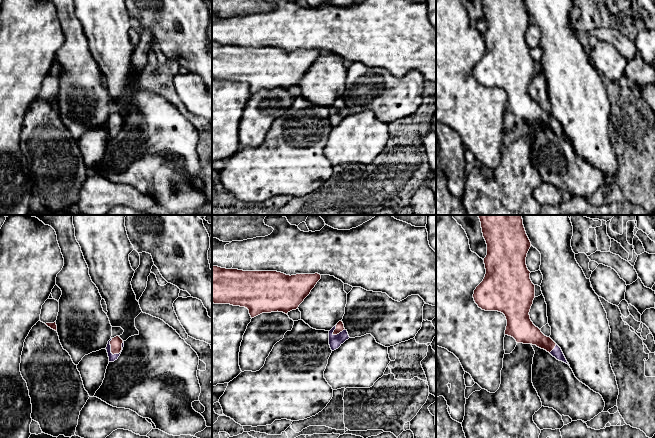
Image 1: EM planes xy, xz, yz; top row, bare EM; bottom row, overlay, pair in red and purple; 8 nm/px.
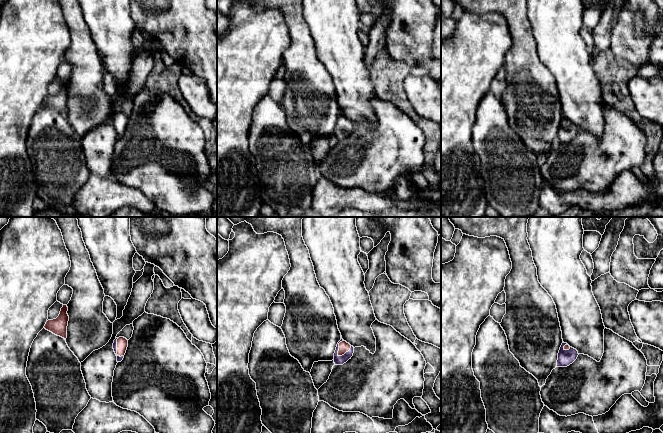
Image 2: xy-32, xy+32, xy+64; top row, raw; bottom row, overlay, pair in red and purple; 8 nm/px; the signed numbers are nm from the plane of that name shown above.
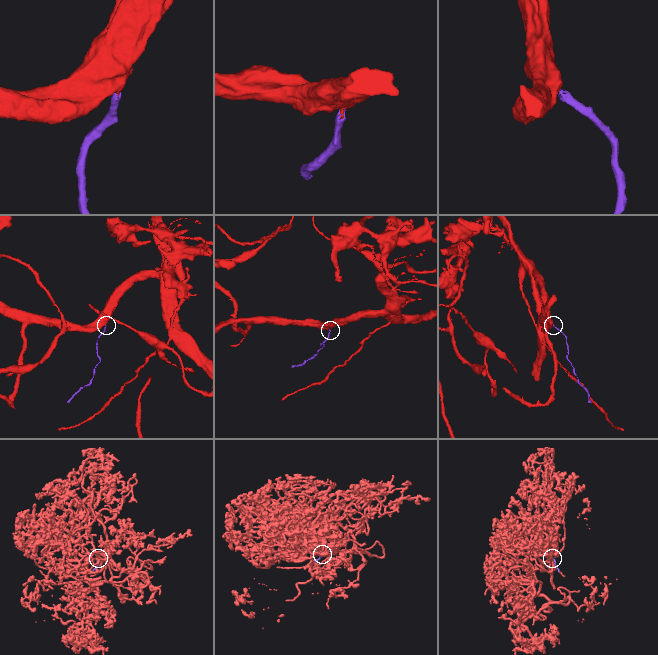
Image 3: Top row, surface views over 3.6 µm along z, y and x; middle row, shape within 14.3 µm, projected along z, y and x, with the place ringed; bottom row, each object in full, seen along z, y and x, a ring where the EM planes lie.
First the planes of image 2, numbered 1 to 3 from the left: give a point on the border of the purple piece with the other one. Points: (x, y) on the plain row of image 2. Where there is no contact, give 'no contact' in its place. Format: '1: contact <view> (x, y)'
1: contact xy-32 (117, 124)
2: contact xy+32 (344, 129)
3: contact xy+64 (566, 125)

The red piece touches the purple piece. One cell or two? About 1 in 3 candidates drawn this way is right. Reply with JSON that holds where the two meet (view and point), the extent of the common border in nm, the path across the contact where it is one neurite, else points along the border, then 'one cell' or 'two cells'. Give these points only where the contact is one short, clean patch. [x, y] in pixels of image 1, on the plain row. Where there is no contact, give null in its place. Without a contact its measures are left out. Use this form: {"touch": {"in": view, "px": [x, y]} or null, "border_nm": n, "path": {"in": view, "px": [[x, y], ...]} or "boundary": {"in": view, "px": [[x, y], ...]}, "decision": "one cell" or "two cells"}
{"touch": {"in": "xy", "px": [111, 125]}, "border_nm": 150, "path": {"in": "xy", "px": [[116, 119], [111, 125], [112, 134]]}, "decision": "one cell"}

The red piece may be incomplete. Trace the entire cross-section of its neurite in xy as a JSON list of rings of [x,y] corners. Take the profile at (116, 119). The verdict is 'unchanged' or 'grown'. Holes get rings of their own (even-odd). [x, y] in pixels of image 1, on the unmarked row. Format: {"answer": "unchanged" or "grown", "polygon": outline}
{"answer": "grown", "polygon": [[[119,112],[111,114],[108,117],[106,126],[108,129],[109,138],[114,138],[115,136],[118,135],[123,126],[123,123],[124,123],[124,117]]]}

